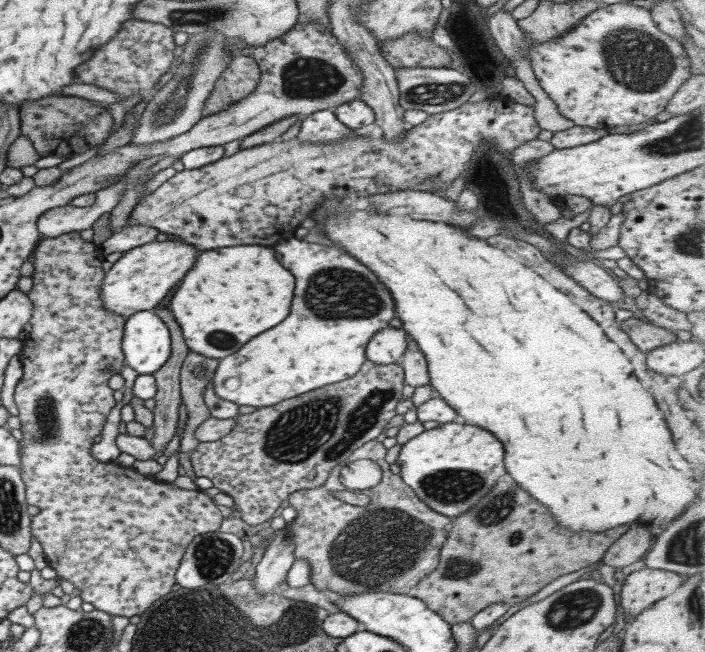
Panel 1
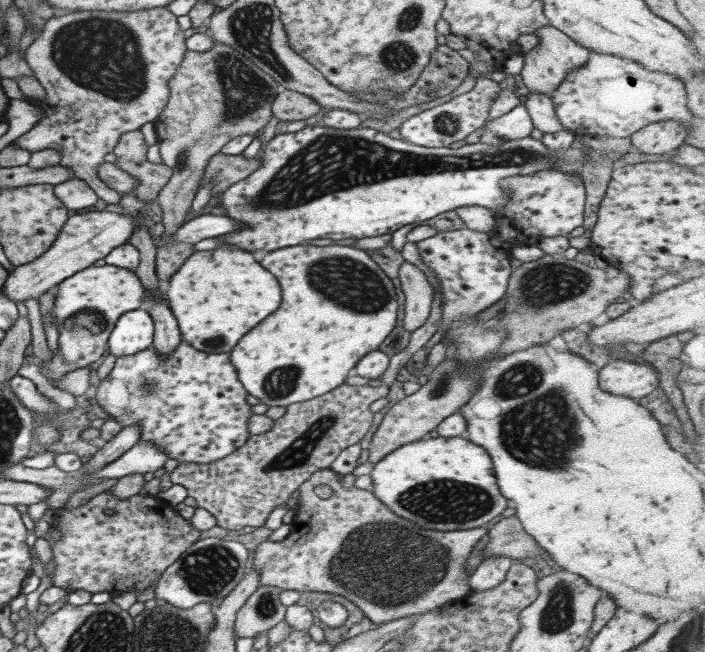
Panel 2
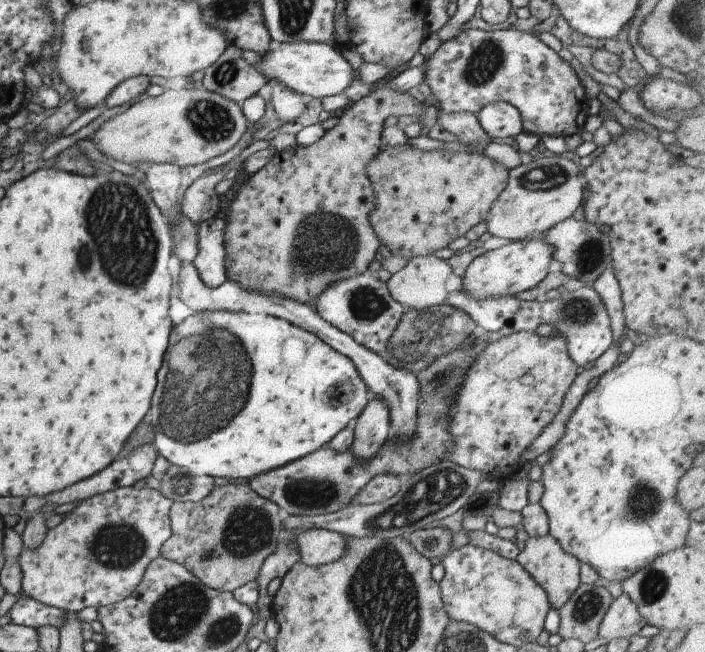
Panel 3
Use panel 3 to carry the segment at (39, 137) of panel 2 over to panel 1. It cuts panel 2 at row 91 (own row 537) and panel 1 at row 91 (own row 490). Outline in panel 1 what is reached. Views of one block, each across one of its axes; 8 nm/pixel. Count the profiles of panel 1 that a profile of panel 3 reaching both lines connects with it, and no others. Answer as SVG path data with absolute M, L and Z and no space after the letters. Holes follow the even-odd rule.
M127 20L123 28L111 38L111 42L93 50L85 64L75 66L75 80L83 84L94 84L119 97L139 96L141 101L148 103L156 93L157 80L165 74L173 63L173 32L154 22Z

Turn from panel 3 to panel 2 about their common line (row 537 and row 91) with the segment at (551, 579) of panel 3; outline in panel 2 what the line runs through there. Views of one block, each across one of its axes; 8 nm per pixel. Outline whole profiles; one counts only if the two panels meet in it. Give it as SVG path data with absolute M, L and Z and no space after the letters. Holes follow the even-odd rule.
M549 24L532 34L537 37L539 42L530 51L521 53L523 66L516 79L522 81L529 93L533 91L533 93L545 93L545 95L551 96L551 91L563 81L563 77L567 76L567 73L581 67L587 61L589 49L580 46L573 39L562 34L553 26L549 26Z

